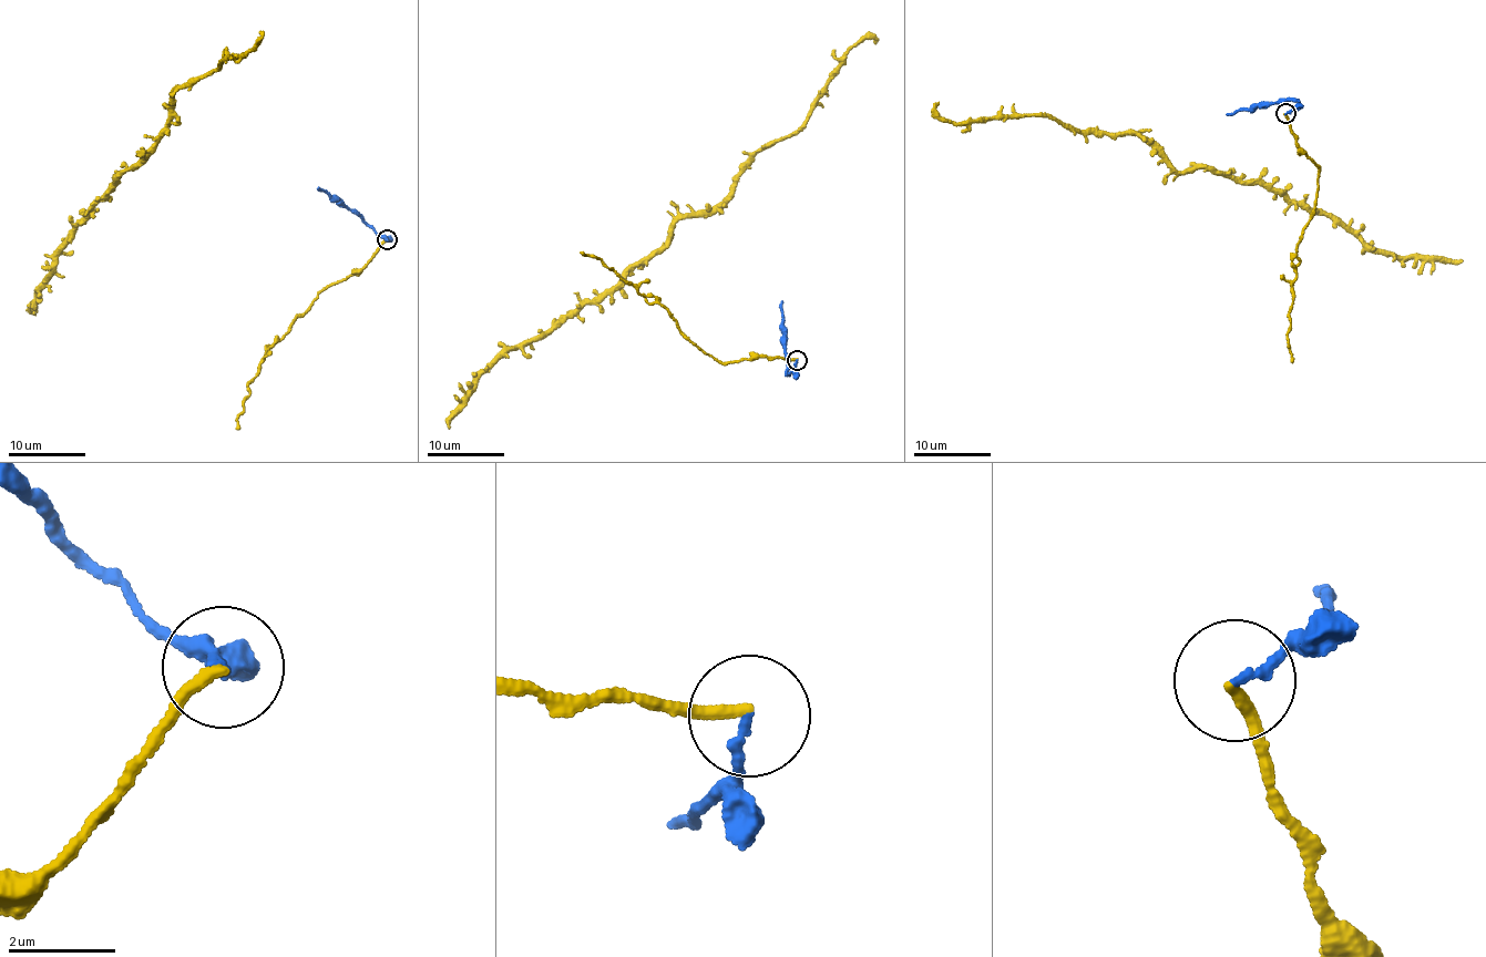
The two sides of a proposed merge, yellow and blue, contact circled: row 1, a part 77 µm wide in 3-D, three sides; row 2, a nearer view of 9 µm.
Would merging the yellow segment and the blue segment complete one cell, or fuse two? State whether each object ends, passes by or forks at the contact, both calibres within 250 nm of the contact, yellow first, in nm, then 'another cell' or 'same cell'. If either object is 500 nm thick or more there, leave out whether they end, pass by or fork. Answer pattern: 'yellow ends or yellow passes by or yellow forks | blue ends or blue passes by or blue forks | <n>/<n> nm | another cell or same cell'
yellow ends | blue ends | 240/180 nm | another cell

